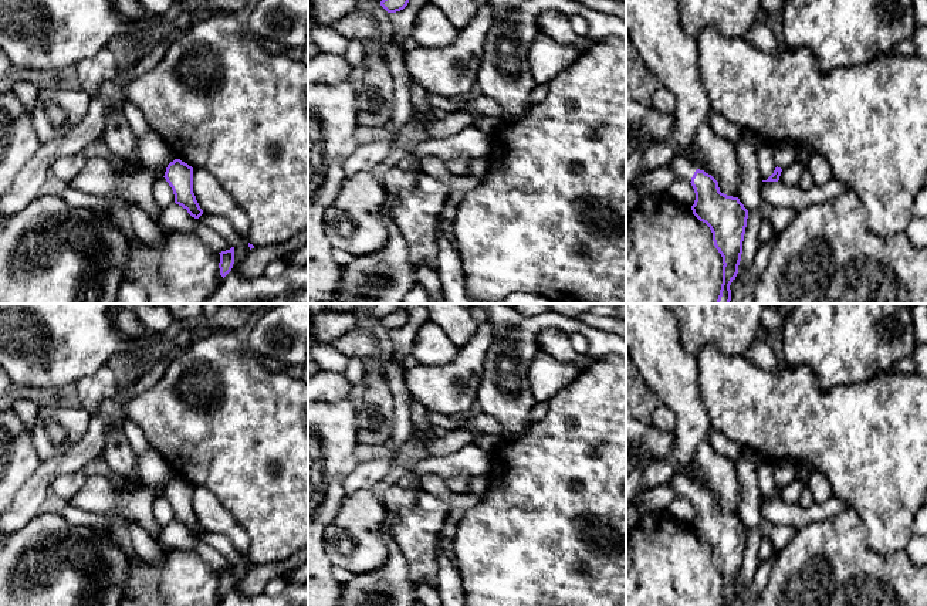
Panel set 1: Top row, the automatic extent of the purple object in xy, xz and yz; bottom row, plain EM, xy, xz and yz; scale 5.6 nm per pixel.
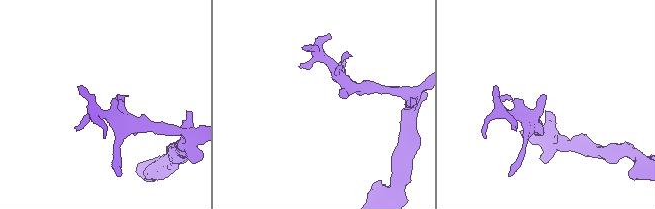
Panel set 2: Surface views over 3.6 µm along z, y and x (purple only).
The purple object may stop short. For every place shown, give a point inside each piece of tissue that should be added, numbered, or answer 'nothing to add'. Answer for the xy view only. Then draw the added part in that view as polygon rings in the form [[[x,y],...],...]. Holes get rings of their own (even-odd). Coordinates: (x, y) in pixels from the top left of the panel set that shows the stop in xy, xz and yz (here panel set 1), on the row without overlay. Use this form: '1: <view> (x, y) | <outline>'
nothing to add

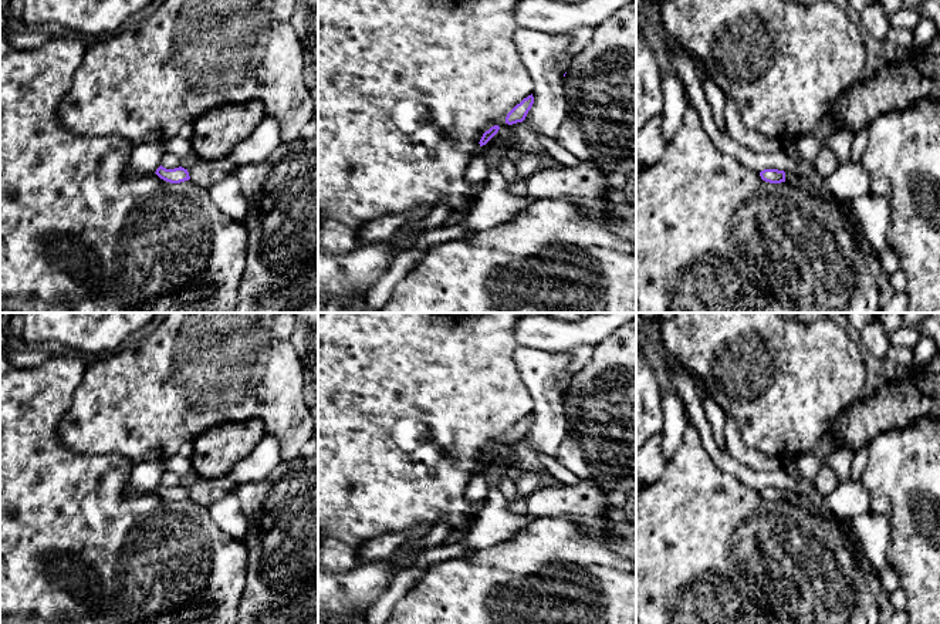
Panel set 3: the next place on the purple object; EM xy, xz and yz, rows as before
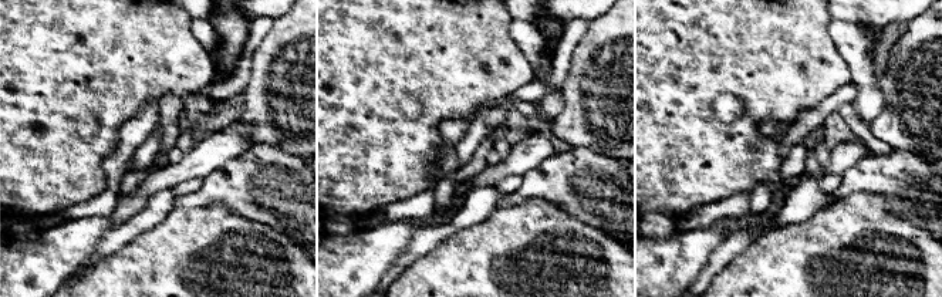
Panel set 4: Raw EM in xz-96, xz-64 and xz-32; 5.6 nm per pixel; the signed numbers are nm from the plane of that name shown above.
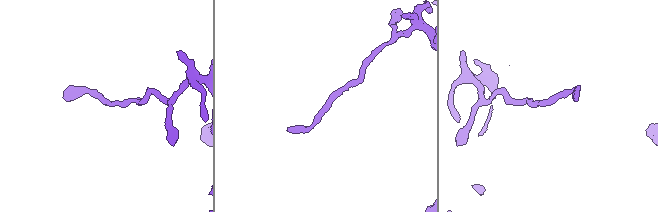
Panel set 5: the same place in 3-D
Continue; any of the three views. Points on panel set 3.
nothing to add

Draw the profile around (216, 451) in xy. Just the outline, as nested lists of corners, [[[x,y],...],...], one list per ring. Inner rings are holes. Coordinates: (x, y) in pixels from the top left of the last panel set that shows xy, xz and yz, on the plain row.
[[[258,419],[223,422],[209,428],[193,439],[193,469],[199,478],[224,478],[264,436],[266,428]]]

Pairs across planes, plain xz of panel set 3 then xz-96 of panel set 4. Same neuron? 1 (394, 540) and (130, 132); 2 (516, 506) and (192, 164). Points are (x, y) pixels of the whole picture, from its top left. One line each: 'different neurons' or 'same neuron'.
1: same neuron
2: different neurons

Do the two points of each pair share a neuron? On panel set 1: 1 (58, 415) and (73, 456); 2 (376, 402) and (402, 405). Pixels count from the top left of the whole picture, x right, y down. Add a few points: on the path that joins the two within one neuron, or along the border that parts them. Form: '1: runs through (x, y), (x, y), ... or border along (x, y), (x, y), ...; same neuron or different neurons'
1: border along (90, 420), (85, 433), (74, 444), (41, 461); different neurons
2: border along (382, 372), (393, 400), (393, 430), (391, 436); different neurons

